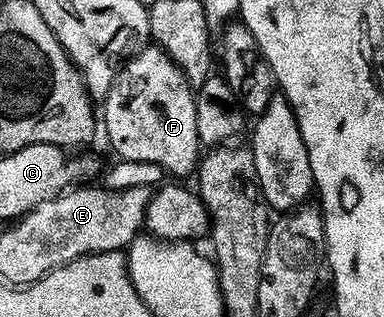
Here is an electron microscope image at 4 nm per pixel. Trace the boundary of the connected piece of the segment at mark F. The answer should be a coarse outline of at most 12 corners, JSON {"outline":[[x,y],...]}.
{"outline":[[157,44],[100,106],[117,157],[195,173],[190,81]]}

